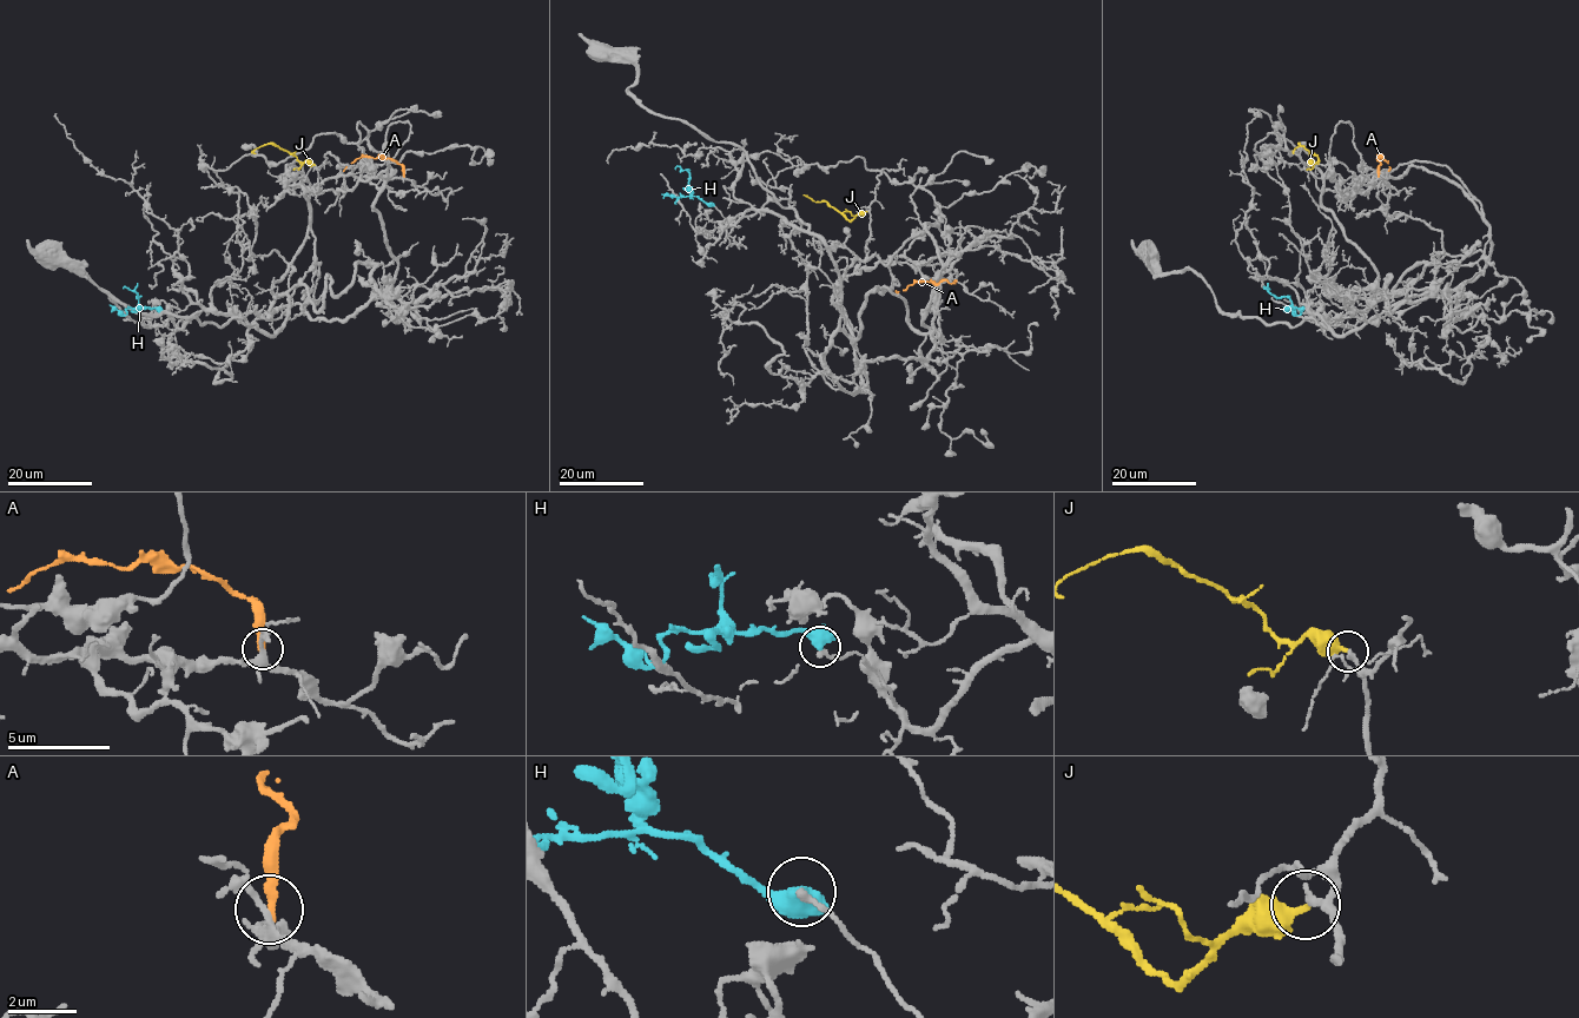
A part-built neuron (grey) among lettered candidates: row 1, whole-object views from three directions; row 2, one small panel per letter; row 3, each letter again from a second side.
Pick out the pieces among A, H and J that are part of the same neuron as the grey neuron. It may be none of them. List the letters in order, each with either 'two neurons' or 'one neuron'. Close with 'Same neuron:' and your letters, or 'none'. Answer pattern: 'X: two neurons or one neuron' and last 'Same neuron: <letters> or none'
A: two neurons
H: two neurons
J: one neuron
Same neuron: J

